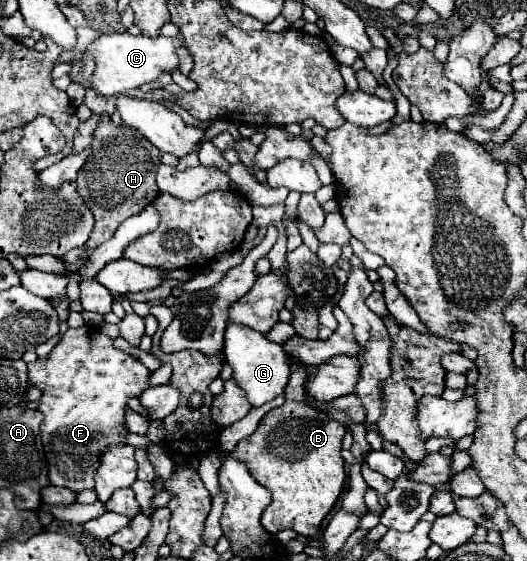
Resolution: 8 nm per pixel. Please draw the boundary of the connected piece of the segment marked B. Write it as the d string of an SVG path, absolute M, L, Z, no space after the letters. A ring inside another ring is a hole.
M285 400L283 406L267 412L257 430L235 446L253 478L273 492L273 500L261 516L261 524L269 534L291 528L301 536L315 536L323 518L331 512L345 484L345 460L341 456L341 440L345 426L317 412L305 402ZM279 454L299 456L297 460L281 458Z

